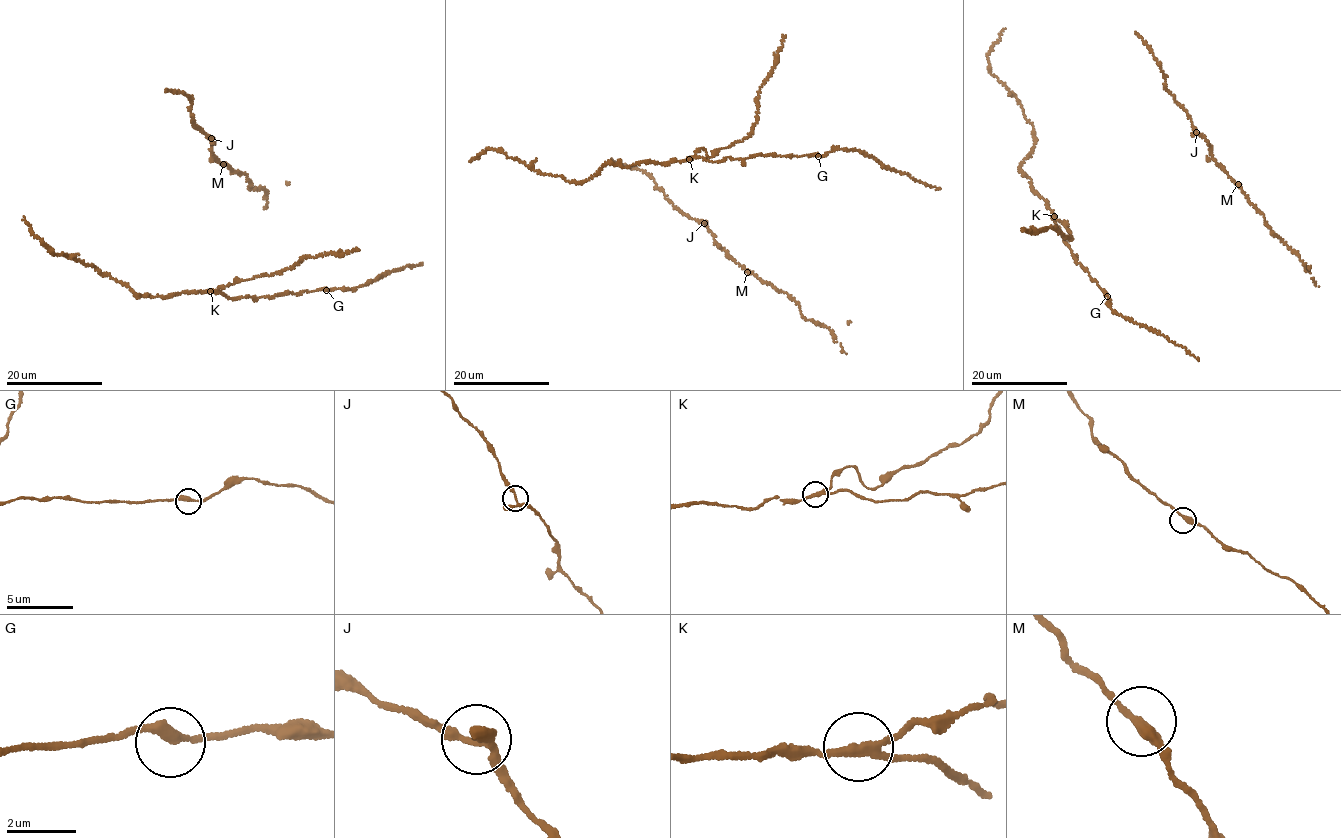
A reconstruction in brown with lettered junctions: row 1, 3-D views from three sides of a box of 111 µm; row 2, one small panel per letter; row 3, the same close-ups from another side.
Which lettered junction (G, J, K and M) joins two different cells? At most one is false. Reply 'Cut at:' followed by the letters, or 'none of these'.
Cut at: K

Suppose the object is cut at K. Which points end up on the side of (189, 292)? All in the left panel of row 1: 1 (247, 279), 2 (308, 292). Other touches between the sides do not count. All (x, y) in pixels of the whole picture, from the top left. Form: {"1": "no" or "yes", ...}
{"1": "no", "2": "yes"}

